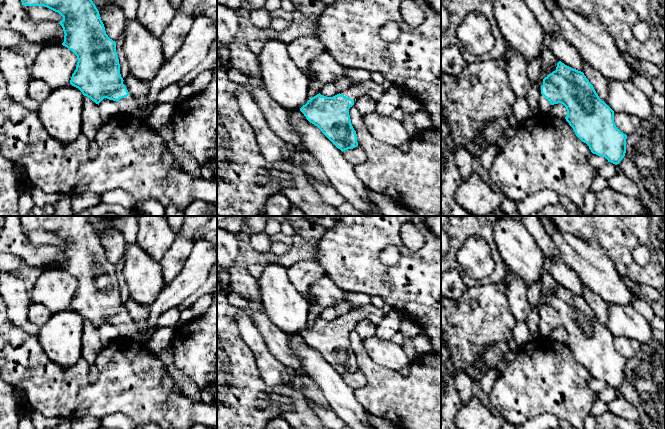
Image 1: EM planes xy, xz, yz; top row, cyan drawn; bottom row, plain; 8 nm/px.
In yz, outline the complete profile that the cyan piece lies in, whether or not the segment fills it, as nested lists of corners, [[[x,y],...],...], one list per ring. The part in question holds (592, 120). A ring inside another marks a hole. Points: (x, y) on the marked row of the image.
[[[559,61],[556,70],[543,79],[541,94],[538,102],[540,112],[549,112],[552,105],[563,104],[567,110],[566,121],[573,128],[576,136],[589,146],[591,152],[604,156],[608,162],[615,165],[620,163],[626,153],[627,135],[616,127],[614,111],[599,98],[583,72]]]

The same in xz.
[[[372,80],[353,83],[347,90],[333,97],[317,94],[308,100],[300,111],[343,152],[358,146],[357,134],[349,115],[349,109],[354,105],[354,101],[365,95],[377,101],[383,94],[382,85]]]

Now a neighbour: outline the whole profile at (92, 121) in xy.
[[[87,96],[83,97],[82,111],[82,134],[88,139],[93,140],[97,131],[101,128],[104,120],[99,111],[99,105],[92,101]]]

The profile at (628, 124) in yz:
[[[614,112],[616,127],[627,136],[633,135],[640,126],[640,119],[625,112]]]

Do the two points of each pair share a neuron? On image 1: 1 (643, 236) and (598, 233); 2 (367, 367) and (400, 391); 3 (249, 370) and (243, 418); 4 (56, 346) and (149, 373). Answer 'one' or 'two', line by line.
1: one
2: one
3: one
4: two

